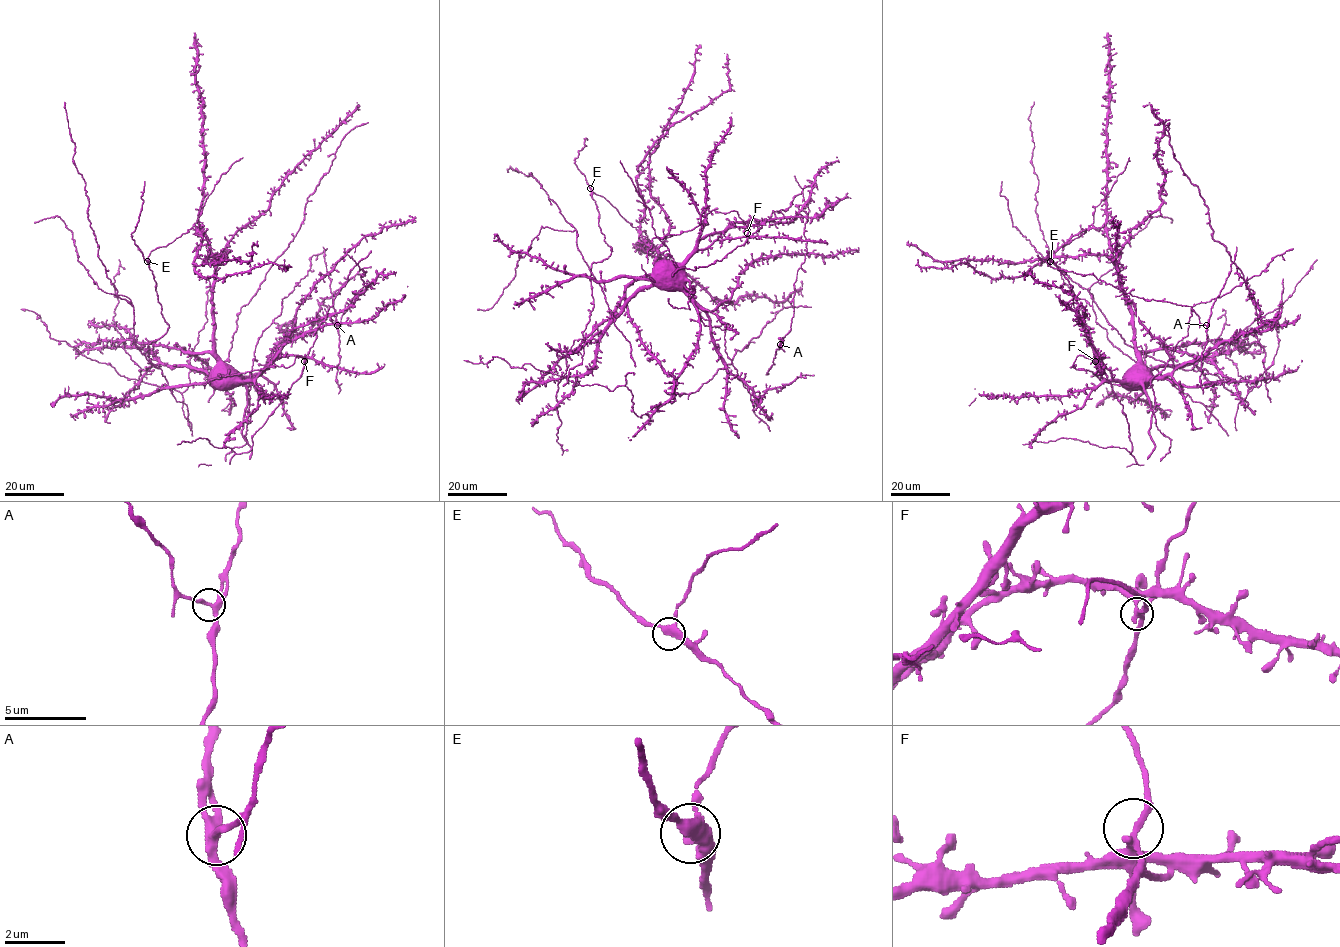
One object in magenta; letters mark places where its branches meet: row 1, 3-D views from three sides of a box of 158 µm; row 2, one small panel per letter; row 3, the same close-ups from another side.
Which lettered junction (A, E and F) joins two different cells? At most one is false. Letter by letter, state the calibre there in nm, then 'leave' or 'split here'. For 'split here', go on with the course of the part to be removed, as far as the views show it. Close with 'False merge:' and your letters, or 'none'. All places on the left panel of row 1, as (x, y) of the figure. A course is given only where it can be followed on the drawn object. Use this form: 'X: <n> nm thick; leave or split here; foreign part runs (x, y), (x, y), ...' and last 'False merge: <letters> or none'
A: 280 nm thick; split here; foreign part runs (337, 325), (351, 299), (364, 287), (361, 275), (366, 271), (352, 255)
E: 320 nm thick; leave
F: 200 nm thick; leave
False merge: A

